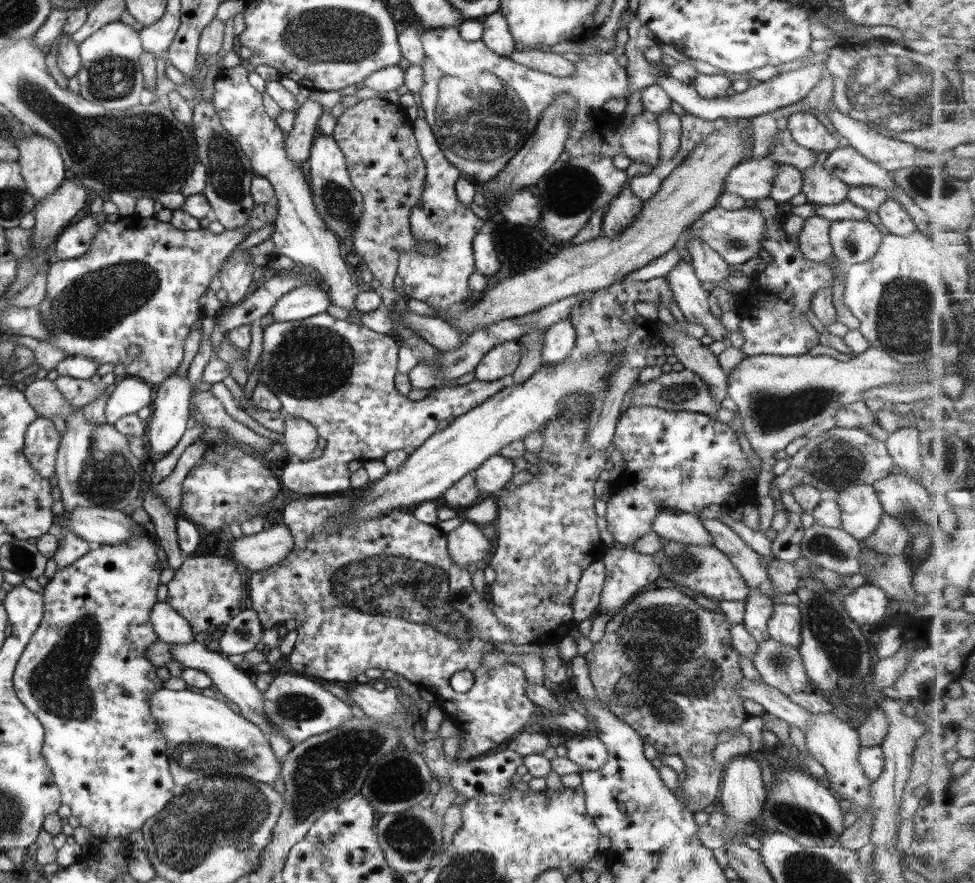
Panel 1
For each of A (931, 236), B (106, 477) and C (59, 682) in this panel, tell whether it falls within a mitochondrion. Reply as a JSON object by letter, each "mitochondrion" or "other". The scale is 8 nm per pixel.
{"A":"other","B":"mitochondrion","C":"mitochondrion"}

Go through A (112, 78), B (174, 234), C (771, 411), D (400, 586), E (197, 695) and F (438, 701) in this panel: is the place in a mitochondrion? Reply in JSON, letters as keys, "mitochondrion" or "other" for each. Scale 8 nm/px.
{"A":"mitochondrion","B":"other","C":"mitochondrion","D":"mitochondrion","E":"other","F":"other"}

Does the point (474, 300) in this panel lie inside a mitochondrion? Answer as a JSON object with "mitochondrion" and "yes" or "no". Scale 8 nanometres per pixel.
{"mitochondrion":"no"}

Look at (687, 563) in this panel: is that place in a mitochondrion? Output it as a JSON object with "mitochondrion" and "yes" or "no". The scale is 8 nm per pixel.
{"mitochondrion":"yes"}

